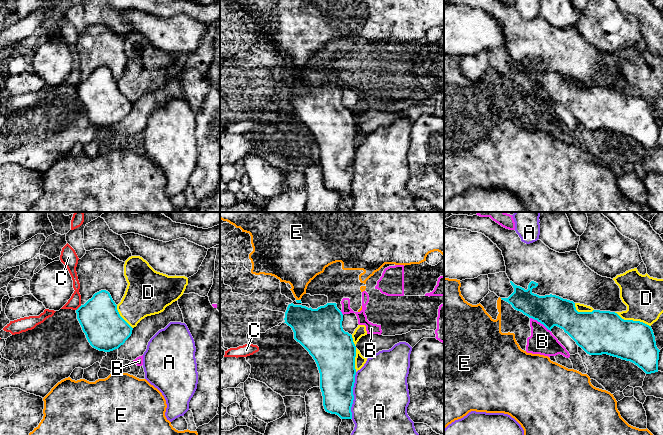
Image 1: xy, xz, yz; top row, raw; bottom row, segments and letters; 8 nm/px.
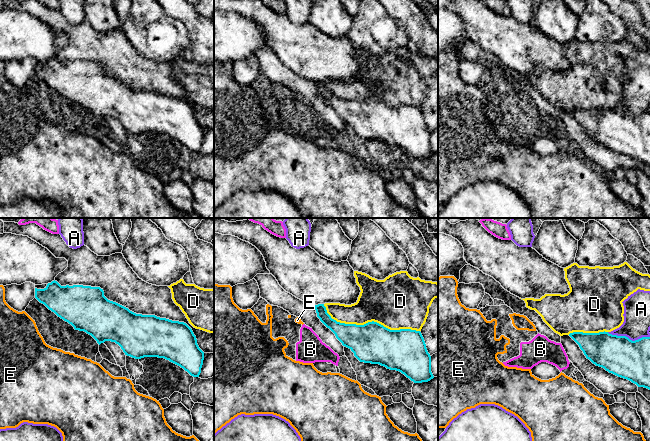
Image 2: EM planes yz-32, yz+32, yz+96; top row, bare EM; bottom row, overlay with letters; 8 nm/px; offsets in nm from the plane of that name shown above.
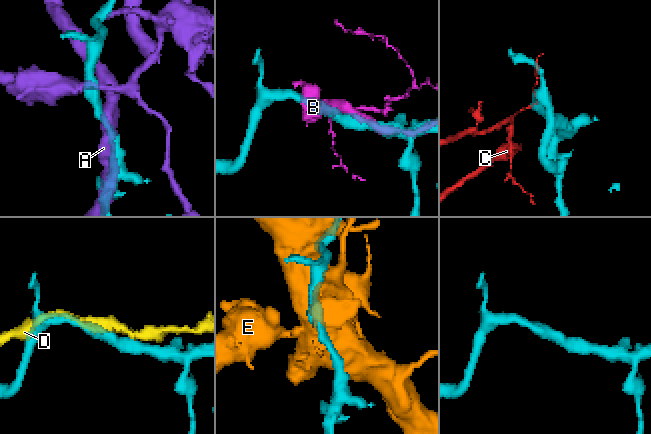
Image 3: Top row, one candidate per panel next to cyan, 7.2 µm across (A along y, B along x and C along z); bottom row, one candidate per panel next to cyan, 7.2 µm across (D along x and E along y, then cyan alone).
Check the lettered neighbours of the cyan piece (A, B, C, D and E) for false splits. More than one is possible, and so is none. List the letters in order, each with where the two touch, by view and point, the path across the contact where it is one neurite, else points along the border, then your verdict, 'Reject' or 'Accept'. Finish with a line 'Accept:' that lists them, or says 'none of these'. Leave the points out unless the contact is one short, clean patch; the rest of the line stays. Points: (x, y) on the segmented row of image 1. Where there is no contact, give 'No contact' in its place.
A: Touches cyan at xz (353, 395). Reject
B: Touches cyan at yz (540, 322). Boundary: yz (530, 317), (542, 323), (550, 331). Reject
C: Touches cyan at xy (78, 308). Boundary: xy (81, 305), (76, 310). Reject
D: Touches cyan at yz (632, 320). Reject
E: Touches cyan at xz (298, 300). Reject
Accept: none of these

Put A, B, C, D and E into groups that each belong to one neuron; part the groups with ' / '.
A / B / C / D / E

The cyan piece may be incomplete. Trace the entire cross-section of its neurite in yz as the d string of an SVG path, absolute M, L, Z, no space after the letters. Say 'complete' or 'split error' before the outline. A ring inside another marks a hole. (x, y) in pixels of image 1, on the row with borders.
complete | M510 281L514 292L508 298L501 298L524 315L537 320L548 330L557 326L564 330L589 355L607 354L622 360L630 361L641 368L646 374L658 372L660 350L656 346L651 326L633 320L624 320L617 313L593 310L578 312L573 301L556 295L539 296L532 292L538 283L531 281L528 289L515 285Z

